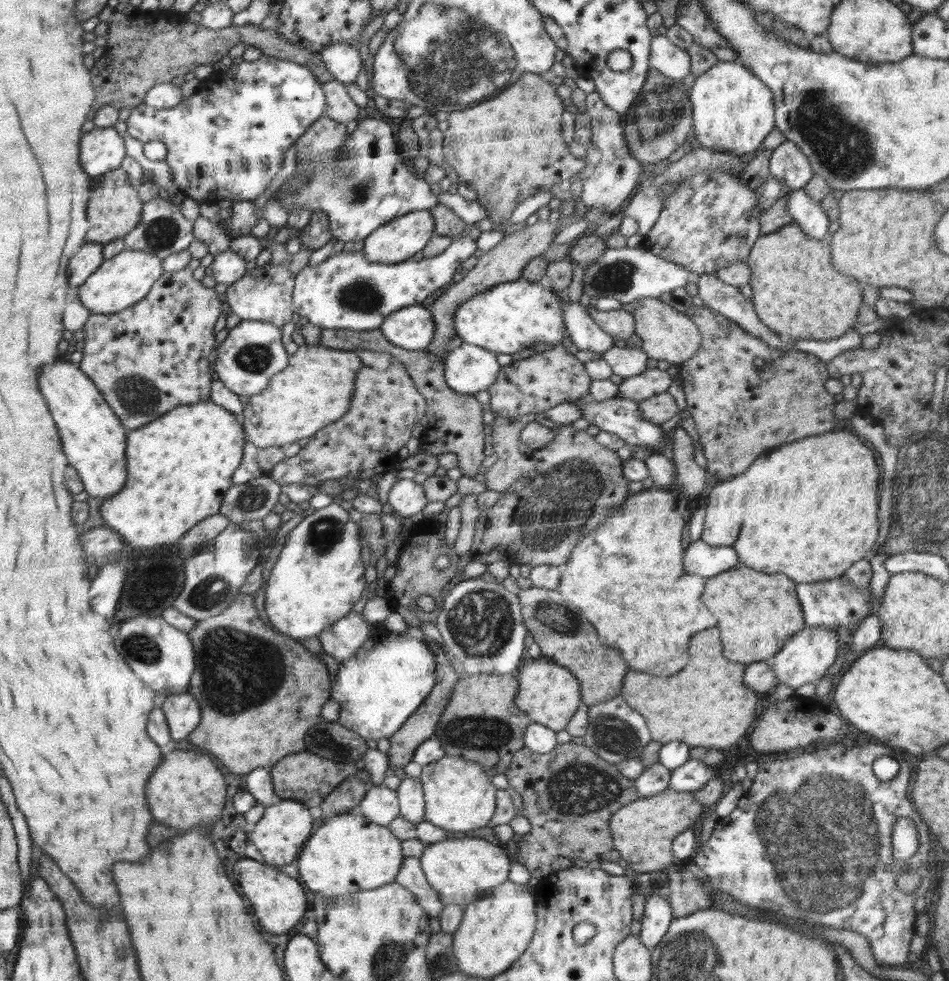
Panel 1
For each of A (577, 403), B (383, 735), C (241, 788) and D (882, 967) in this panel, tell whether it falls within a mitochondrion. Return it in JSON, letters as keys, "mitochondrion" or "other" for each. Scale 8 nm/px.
{"A":"other","B":"other","C":"other","D":"other"}

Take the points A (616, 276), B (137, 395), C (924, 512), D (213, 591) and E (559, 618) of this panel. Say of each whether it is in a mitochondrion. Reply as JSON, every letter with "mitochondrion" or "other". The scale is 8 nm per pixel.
{"A":"mitochondrion","B":"mitochondrion","C":"mitochondrion","D":"mitochondrion","E":"mitochondrion"}

